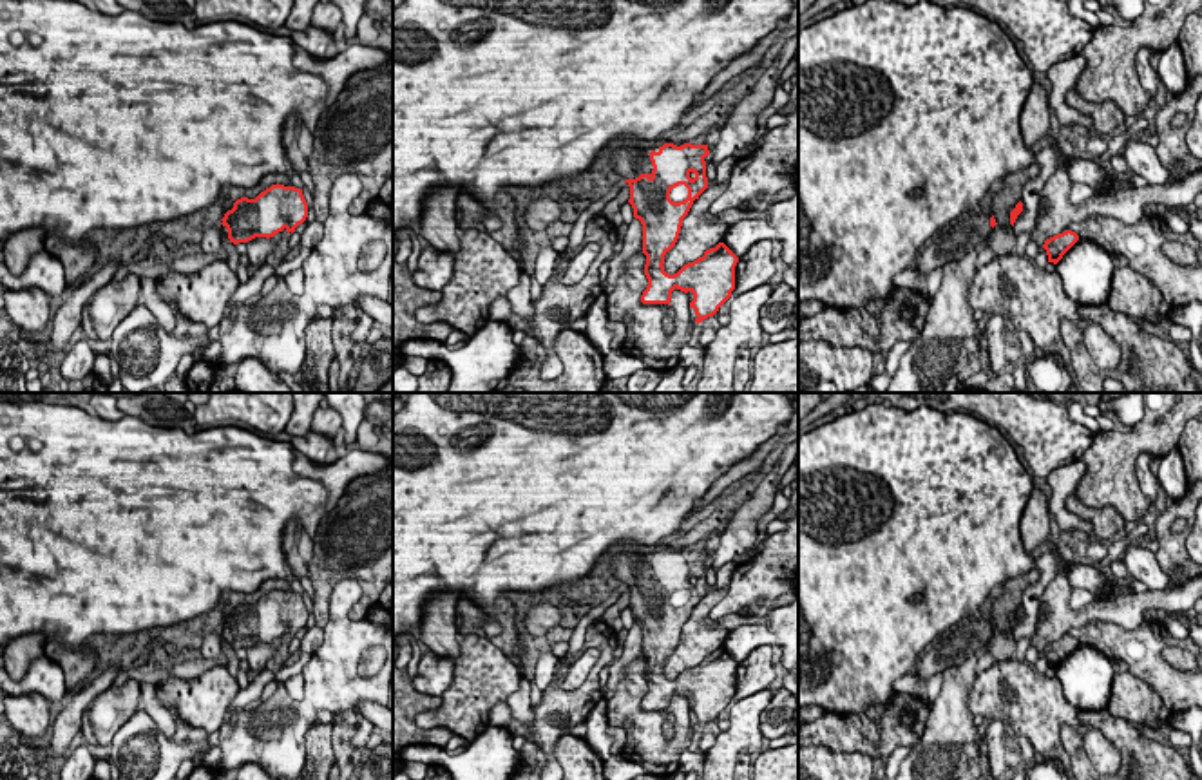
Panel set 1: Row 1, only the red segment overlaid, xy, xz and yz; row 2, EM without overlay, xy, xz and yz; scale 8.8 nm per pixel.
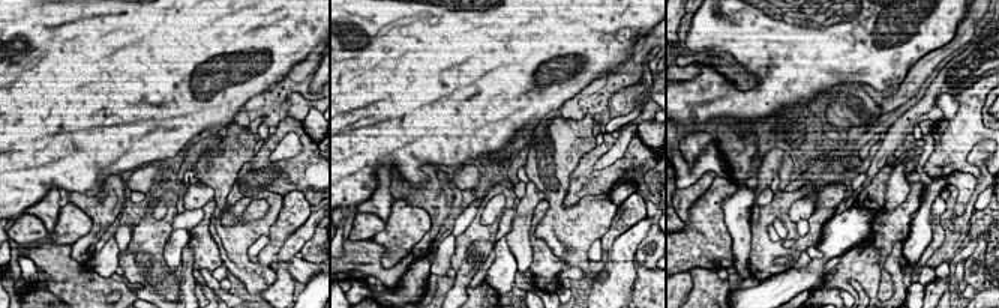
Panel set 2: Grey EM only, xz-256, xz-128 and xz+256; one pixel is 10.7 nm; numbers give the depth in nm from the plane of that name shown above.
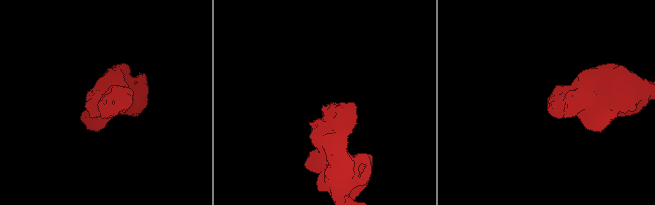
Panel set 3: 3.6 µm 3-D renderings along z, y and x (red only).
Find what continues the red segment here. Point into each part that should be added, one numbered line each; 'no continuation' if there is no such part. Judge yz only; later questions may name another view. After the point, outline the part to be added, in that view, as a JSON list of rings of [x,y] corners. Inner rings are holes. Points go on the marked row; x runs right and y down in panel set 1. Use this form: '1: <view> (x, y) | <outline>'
1: yz (951, 243) | [[[967,212],[947,226],[940,228],[918,252],[918,273],[930,273],[952,261],[961,261],[967,253],[990,237],[994,228],[990,217],[981,212]]]

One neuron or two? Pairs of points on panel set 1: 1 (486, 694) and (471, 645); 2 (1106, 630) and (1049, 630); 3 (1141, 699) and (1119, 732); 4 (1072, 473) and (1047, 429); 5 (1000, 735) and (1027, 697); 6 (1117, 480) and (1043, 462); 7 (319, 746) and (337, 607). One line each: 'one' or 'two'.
1: one
2: two
3: two
4: two
5: two
6: two
7: two

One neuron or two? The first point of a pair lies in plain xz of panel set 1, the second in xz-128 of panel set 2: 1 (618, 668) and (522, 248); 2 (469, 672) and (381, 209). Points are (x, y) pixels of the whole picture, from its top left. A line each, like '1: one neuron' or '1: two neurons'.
1: one neuron
2: two neurons

